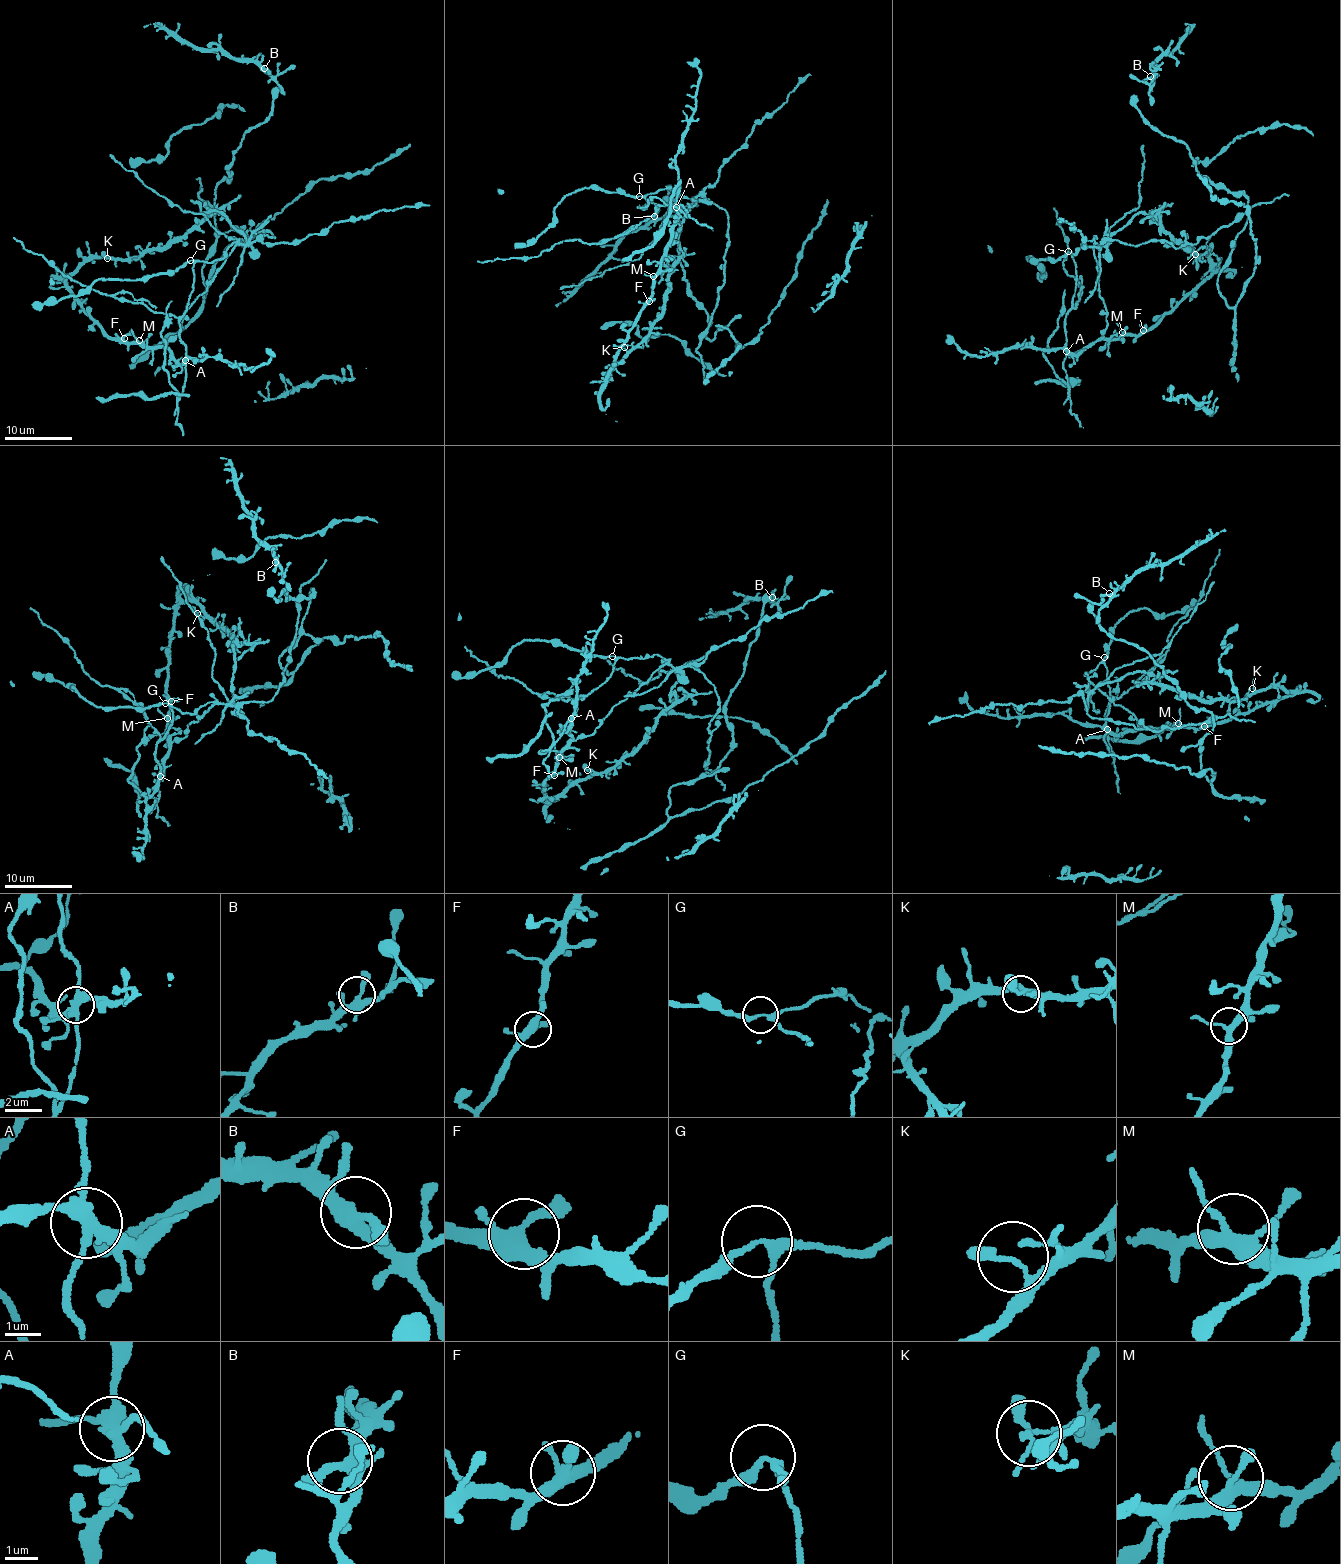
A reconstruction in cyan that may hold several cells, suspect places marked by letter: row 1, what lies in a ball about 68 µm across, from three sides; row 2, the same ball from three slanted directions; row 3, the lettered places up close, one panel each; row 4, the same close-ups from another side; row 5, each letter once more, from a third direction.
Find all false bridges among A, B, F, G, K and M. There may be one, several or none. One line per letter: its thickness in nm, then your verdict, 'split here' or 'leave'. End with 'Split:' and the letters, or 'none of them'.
A: 380 nm | split here
B: 360 nm | leave
F: 380 nm | leave
G: 170 nm | split here
K: 160 nm | leave
M: 320 nm | leave
Split: A, G

